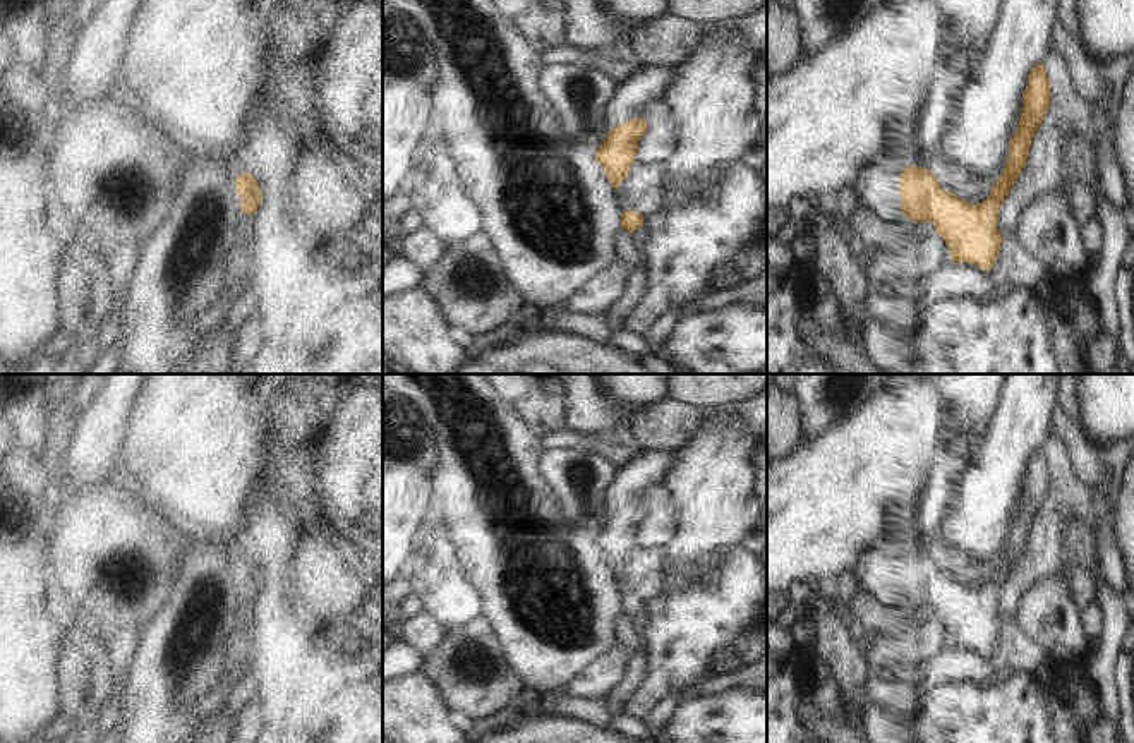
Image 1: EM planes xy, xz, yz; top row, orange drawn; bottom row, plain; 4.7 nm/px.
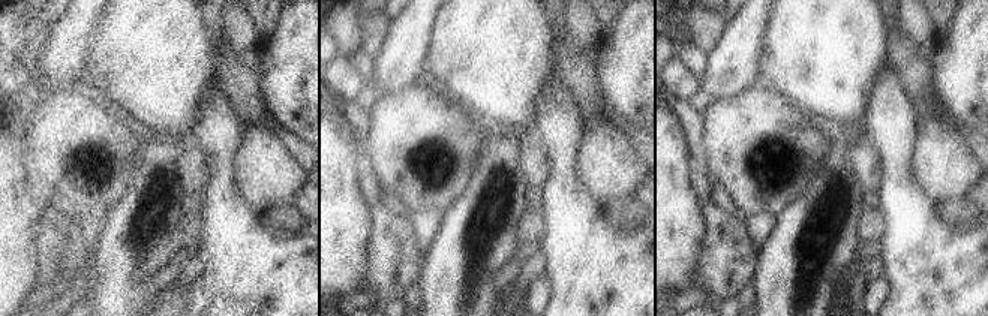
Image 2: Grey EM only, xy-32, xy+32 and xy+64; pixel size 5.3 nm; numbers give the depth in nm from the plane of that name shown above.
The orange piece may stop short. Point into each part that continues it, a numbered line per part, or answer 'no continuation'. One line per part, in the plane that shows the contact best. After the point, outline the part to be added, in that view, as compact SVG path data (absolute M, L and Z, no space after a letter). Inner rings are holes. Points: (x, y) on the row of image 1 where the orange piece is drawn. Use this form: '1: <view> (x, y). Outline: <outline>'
1: xy (230, 201). Outline: M225 178L220 189L220 204L223 209L223 218L226 221L226 228L237 227L247 213L240 209L240 196L235 192L235 178Z

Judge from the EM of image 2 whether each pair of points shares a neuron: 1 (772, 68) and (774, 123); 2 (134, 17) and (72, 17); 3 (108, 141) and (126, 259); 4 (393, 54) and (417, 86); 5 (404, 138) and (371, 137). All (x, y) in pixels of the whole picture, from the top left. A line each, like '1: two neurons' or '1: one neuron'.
1: two neurons
2: two neurons
3: two neurons
4: one neuron
5: two neurons

